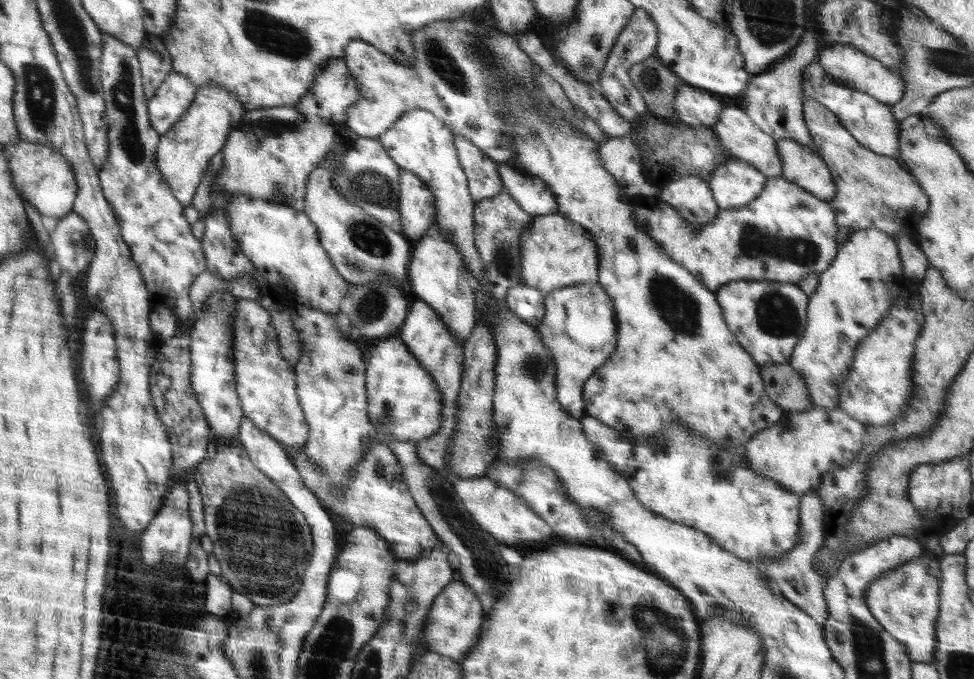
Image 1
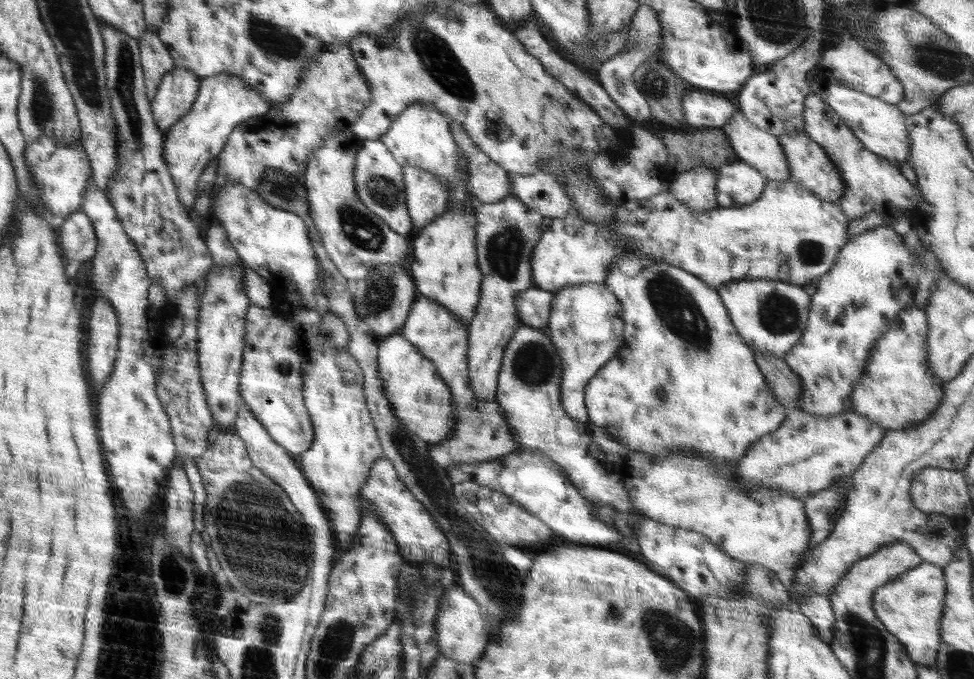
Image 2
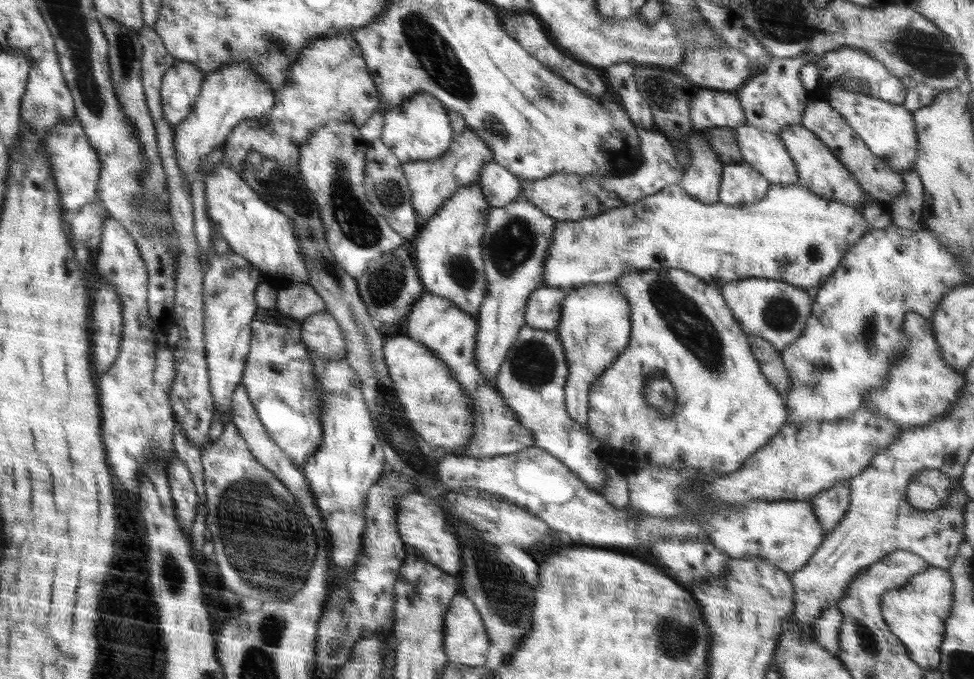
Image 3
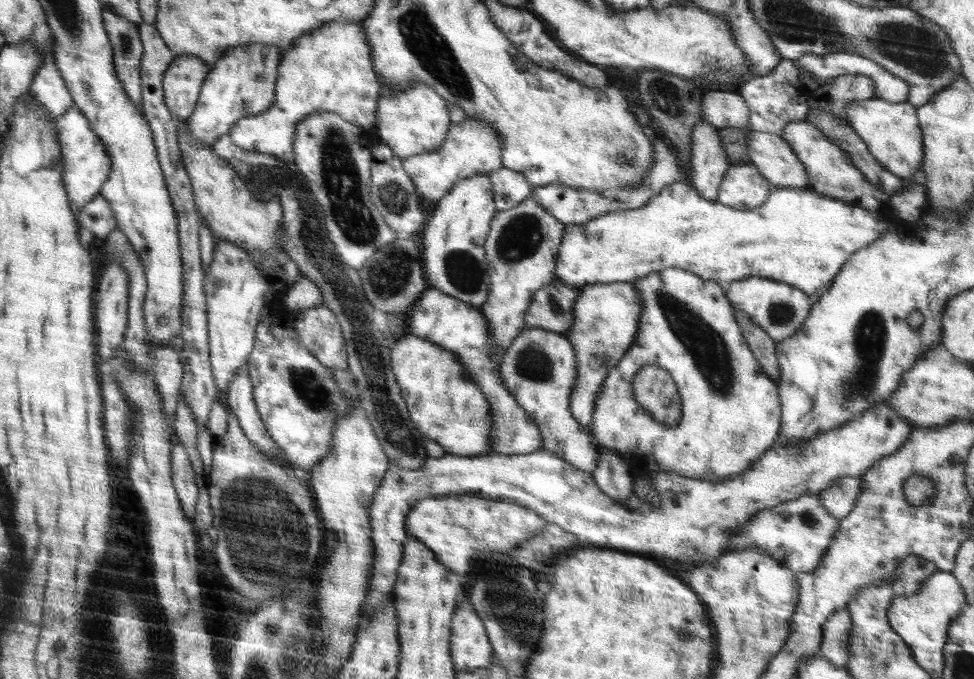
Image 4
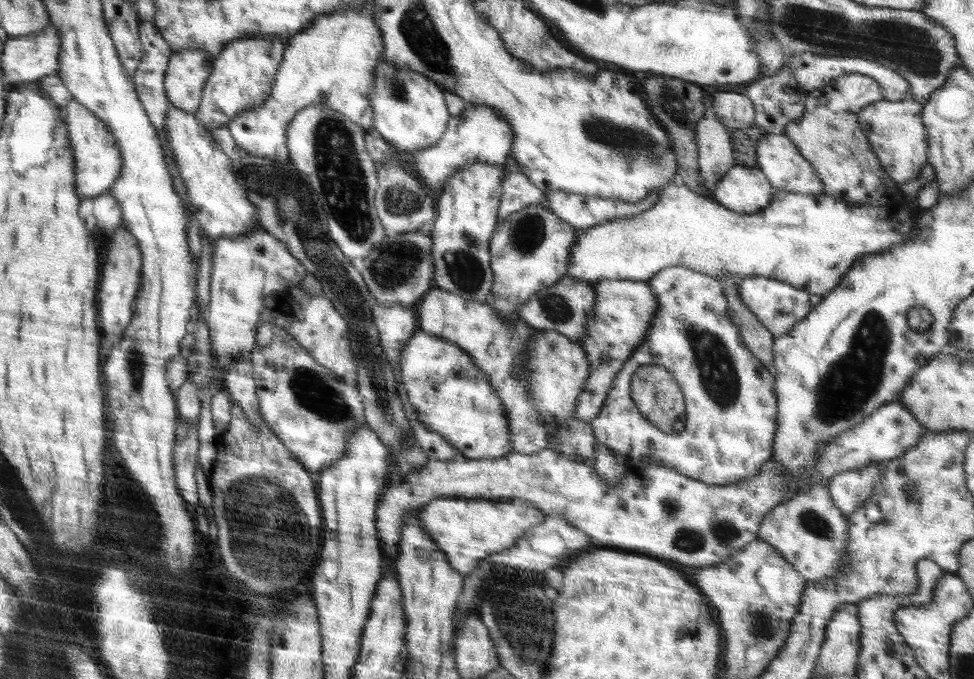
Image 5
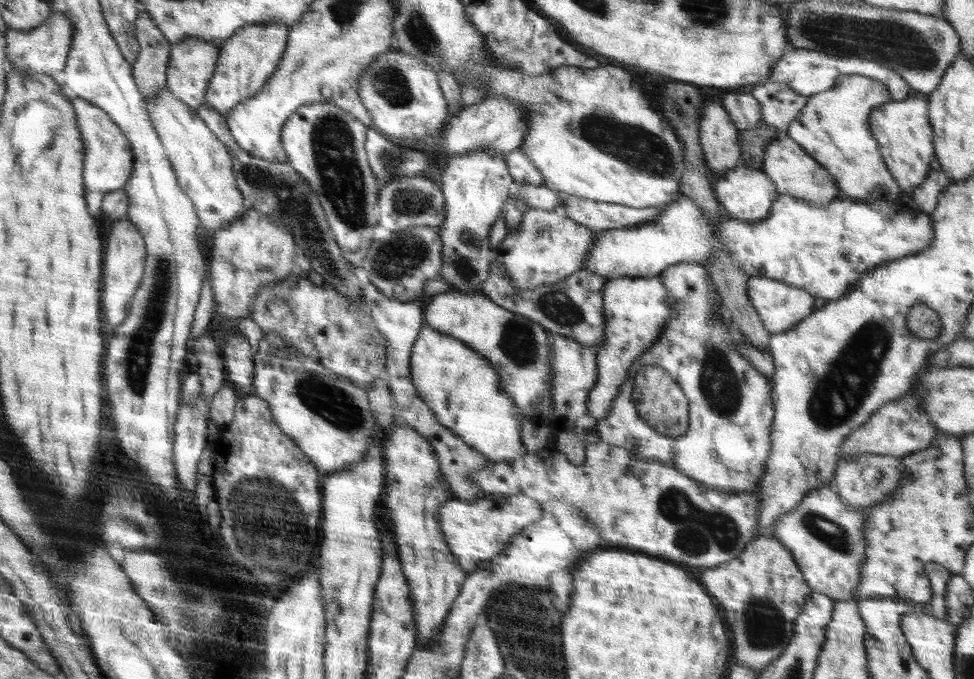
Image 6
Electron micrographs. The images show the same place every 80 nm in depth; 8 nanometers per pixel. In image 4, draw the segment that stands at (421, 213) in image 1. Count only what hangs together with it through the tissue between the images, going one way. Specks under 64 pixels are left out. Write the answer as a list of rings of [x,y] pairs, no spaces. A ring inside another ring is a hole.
[[[465,116],[464,121],[450,124],[446,138],[436,150],[426,150],[422,154],[416,154],[408,158],[401,159],[405,173],[410,177],[411,183],[416,187],[416,192],[421,198],[421,204],[432,211],[437,202],[462,178],[476,176],[499,169],[502,167],[502,145],[499,141],[496,127],[490,127],[482,119],[474,119],[474,116]]]

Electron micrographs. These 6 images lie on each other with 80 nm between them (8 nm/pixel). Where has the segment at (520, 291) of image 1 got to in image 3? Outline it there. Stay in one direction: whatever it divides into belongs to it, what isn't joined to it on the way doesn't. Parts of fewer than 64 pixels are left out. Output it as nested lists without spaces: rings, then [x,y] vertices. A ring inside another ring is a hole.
[[[542,285],[530,293],[525,306],[525,324],[535,329],[555,330],[561,317],[561,302],[568,288]]]

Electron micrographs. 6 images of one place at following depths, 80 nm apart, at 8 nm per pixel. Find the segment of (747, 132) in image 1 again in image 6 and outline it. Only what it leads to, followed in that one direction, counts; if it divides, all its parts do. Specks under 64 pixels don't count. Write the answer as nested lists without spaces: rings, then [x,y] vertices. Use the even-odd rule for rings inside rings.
[[[787,134],[778,135],[766,145],[762,164],[762,171],[771,179],[779,193],[817,205],[827,205],[836,197],[843,197],[839,194],[833,176]]]

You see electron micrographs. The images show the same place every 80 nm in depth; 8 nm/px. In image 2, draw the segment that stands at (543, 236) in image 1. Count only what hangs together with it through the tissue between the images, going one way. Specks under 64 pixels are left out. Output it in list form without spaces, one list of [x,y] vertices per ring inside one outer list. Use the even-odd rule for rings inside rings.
[[[769,180],[760,198],[750,204],[718,206],[705,212],[691,210],[691,206],[680,202],[667,190],[645,199],[625,202],[615,210],[613,222],[607,224],[586,222],[578,214],[544,217],[542,234],[532,251],[531,280],[534,286],[552,292],[584,283],[603,283],[609,266],[628,252],[687,270],[714,289],[743,279],[768,279],[800,286],[811,282],[817,284],[819,278],[835,265],[839,250],[850,240],[846,236],[850,221],[838,204],[826,202],[790,180]]]

